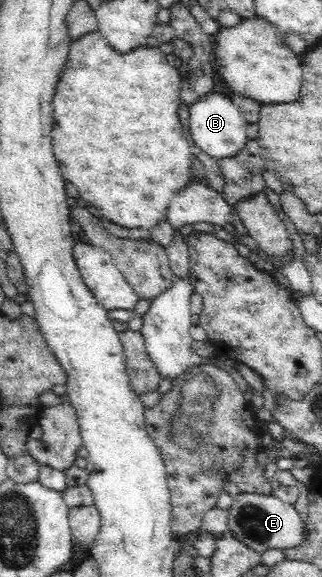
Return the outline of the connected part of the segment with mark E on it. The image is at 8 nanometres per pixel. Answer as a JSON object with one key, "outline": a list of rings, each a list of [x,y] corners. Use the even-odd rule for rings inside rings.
{"outline":[[[240,493],[228,509],[230,535],[259,555],[267,549],[293,549],[305,541],[305,523],[294,505],[287,504],[272,493]]]}

